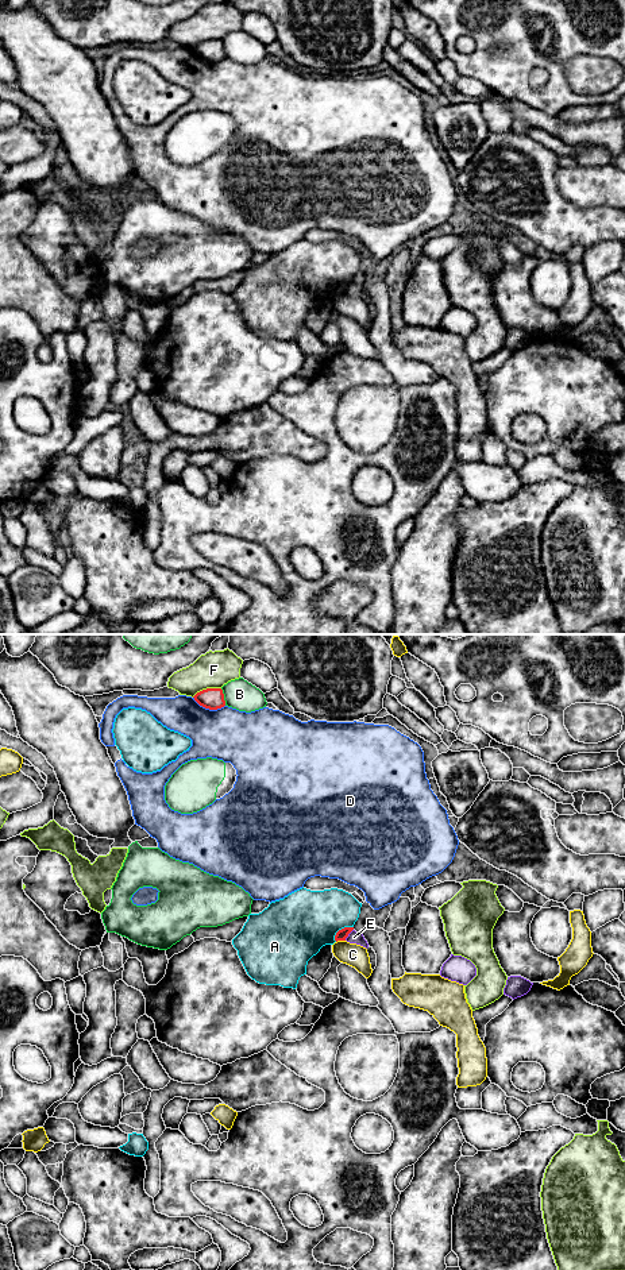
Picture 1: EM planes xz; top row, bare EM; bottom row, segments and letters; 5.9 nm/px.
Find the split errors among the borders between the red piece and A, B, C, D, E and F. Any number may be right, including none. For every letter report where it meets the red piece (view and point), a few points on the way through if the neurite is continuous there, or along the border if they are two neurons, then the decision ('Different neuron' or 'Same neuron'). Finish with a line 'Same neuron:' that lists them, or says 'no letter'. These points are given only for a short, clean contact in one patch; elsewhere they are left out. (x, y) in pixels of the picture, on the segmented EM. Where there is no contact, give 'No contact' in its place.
A: Touches red at xz (342, 929). Different neuron
B: Touches red at xz (223, 697). Different neuron
C: Touches red at xz (340, 940). Different neuron
D: Touches red at xz (208, 707). Different neuron
E: Touches red at xz (348, 933). Boundary: xz (352, 929), (344, 940). Different neuron
F: Touches red at xz (207, 688). Different neuron
Same neuron: no letter

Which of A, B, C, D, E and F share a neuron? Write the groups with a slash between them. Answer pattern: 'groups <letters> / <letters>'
groups A / B / C / D / E / F

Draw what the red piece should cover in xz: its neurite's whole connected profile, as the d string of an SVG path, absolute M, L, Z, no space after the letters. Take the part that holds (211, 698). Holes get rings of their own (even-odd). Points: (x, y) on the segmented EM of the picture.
M207 688L197 692L194 700L209 710L217 710L225 706L224 694L221 688Z

